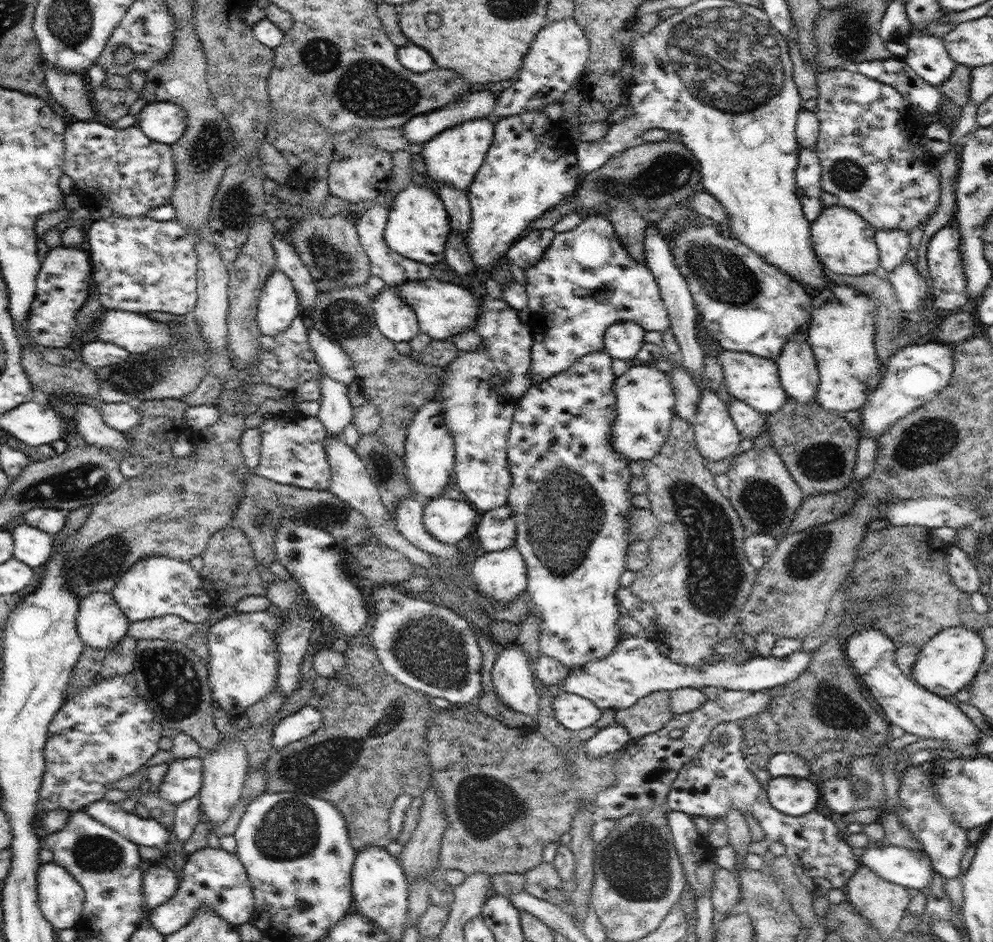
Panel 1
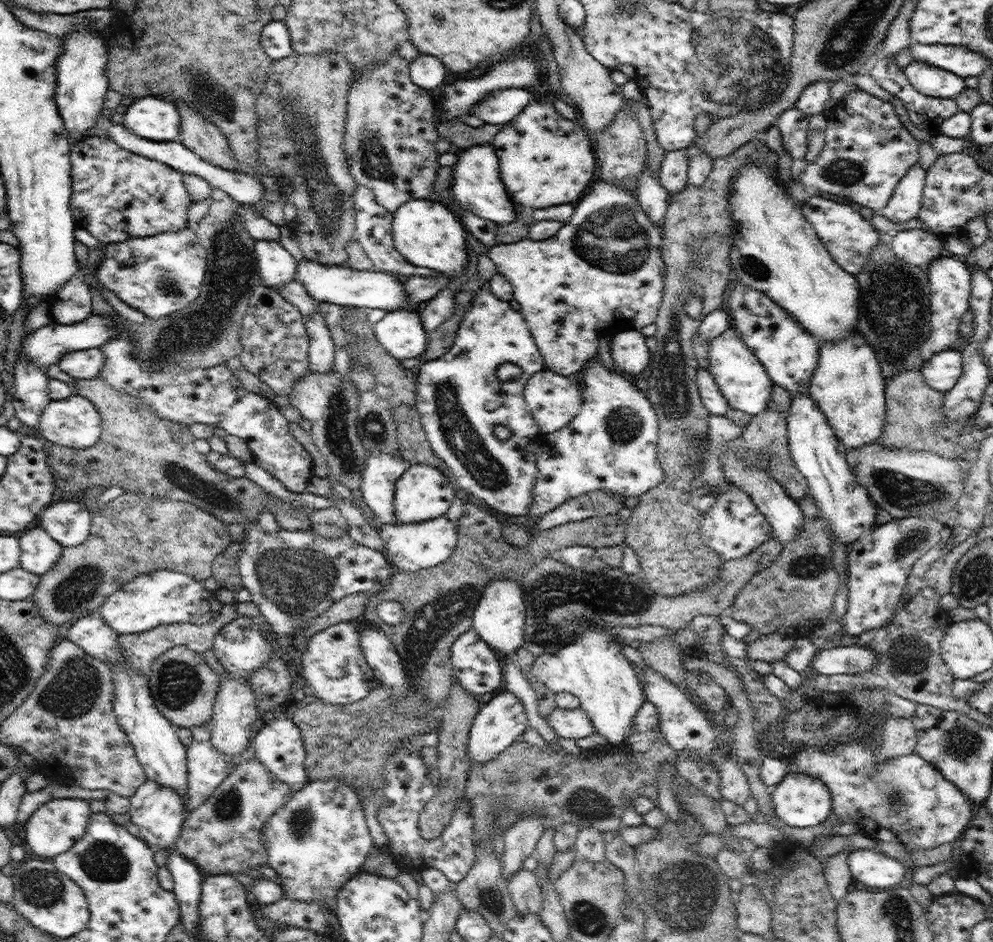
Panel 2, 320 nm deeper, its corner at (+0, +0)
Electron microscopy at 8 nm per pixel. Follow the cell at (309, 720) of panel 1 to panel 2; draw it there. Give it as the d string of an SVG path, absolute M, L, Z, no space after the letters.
M279 717L263 723L264 726L253 735L250 743L250 746L254 747L255 757L275 778L287 784L292 793L302 790L310 780L305 769L306 749L298 726L290 717L285 719Z

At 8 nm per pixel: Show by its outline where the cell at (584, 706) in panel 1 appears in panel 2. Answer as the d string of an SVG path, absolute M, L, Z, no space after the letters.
M581 707L574 710L556 708L547 718L548 725L554 728L558 737L577 741L594 733L594 727Z

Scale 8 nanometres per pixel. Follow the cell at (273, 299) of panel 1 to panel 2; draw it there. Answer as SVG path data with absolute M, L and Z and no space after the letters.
M256 241L254 252L262 284L280 292L283 284L296 278L297 262L280 242Z

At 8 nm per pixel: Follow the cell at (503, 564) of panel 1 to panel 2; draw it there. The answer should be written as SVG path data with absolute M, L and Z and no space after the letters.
M502 579L488 582L481 596L477 597L478 607L472 614L471 627L474 631L501 657L514 656L524 645L524 624L526 605L522 597L522 587L512 579Z

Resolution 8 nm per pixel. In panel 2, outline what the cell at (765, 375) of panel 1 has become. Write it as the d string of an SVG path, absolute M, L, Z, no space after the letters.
M730 325L709 342L708 369L730 407L751 415L760 414L767 408L774 383L758 357L740 338L733 326Z

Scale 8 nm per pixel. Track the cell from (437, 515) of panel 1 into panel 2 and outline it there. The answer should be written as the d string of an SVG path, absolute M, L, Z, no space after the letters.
M444 515L432 520L410 522L408 524L382 524L375 517L373 520L375 520L375 523L372 523L372 525L377 529L385 544L385 557L395 569L410 572L416 572L421 568L429 569L448 560L457 545L456 522L444 517Z

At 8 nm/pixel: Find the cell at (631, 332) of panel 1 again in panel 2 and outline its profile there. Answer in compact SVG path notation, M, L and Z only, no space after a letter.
M624 330L612 336L610 354L616 366L628 374L640 374L651 361L646 337L638 330Z

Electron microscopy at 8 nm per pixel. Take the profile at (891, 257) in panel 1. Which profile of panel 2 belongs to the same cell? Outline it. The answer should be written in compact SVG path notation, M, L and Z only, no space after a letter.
M919 163L910 168L896 185L886 206L878 213L892 222L901 223L917 218L922 208L925 176L926 172Z

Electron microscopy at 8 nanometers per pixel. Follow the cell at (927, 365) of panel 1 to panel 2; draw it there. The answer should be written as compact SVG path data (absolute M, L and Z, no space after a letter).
M948 349L924 360L920 371L927 386L931 389L948 392L954 387L962 374L962 355L960 351Z

